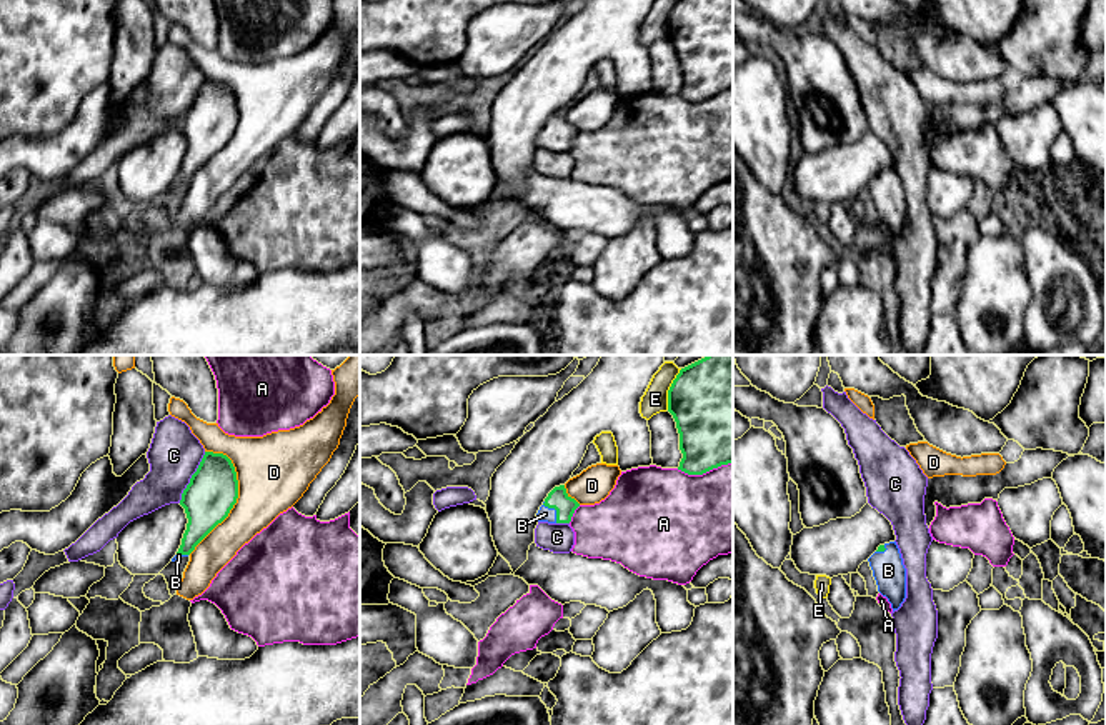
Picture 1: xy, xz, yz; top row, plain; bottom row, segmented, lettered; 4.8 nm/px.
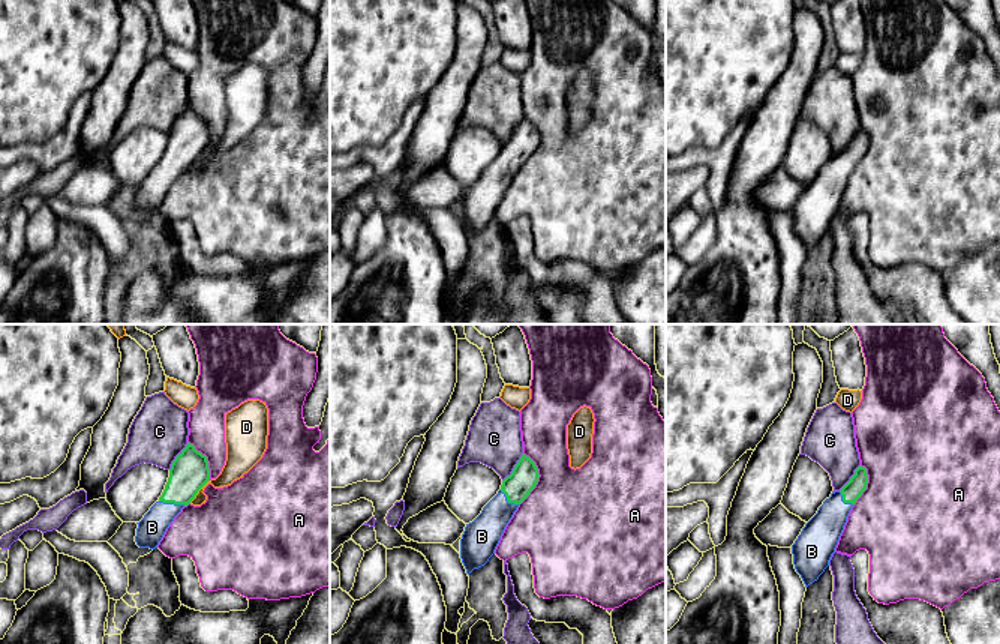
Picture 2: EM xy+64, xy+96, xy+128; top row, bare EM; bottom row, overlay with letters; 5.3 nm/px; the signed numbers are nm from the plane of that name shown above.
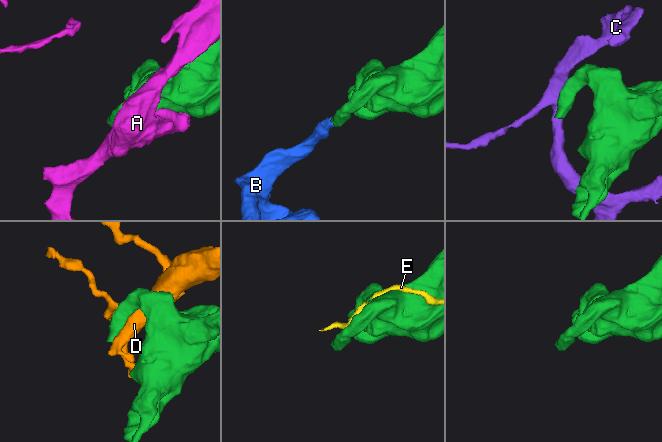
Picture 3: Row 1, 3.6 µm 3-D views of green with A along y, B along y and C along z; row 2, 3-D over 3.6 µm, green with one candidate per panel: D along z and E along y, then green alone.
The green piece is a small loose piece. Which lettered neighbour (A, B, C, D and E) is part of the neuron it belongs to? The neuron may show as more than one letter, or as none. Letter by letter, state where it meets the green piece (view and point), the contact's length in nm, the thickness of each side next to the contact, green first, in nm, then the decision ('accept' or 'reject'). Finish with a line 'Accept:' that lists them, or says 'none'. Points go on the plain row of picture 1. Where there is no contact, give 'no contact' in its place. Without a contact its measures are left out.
A: contact xz (703, 99); length 280 nm; calibres 400 and 440 nm; reject
B: contact xz (555, 135); length 120 nm; calibres 100 and 70 nm; accept
C: contact xy (192, 104); length 280 nm; calibres 240 and 260 nm; reject
D: contact xy (235, 129); length 500 nm; calibres 240 and 360 nm; reject
E: contact xz (668, 19); length 190 nm; calibres 400 and 120 nm; reject
Accept: B

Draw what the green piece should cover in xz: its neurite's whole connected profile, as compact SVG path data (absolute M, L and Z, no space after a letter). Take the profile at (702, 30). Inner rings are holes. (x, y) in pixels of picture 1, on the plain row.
M678 0L668 17L668 38L676 48L683 85L678 97L703 102L733 90L733 0Z

